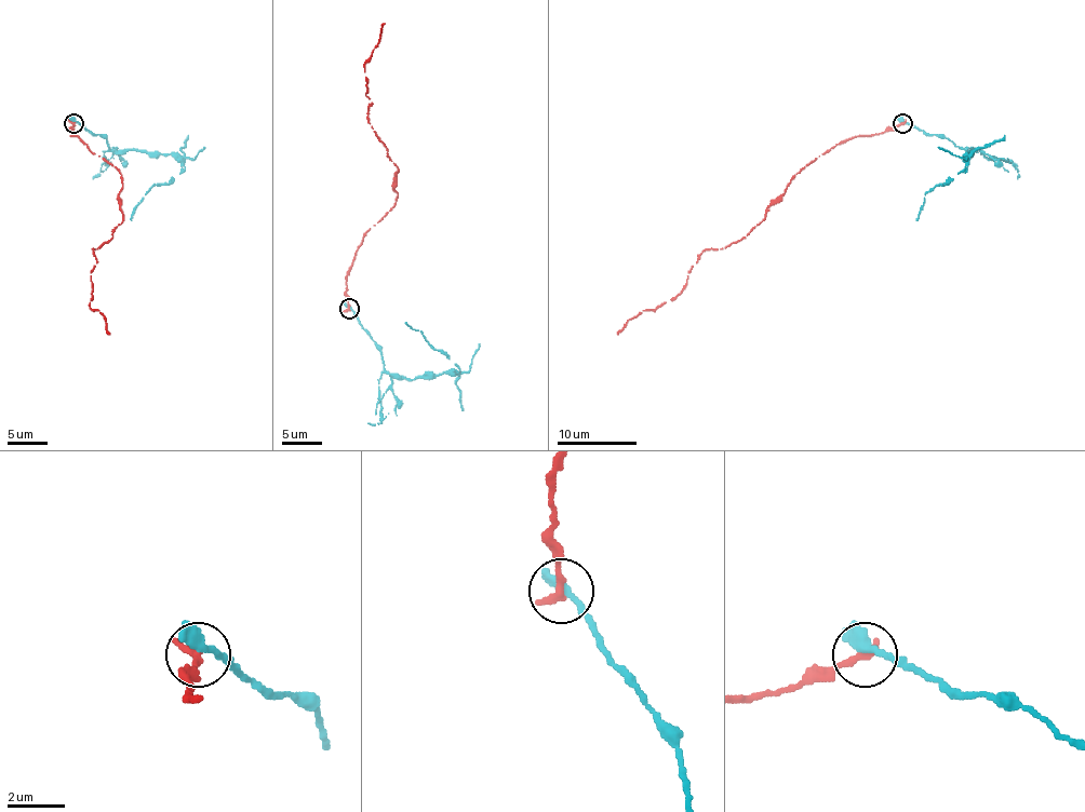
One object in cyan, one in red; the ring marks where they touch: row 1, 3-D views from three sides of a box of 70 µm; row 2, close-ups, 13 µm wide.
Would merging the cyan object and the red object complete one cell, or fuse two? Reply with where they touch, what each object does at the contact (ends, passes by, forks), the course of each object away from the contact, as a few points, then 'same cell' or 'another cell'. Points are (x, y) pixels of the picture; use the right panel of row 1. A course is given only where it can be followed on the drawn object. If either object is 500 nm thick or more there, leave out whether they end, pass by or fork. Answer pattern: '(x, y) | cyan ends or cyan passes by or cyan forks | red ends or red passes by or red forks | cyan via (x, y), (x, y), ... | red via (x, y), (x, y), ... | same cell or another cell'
(902, 123) | cyan ends | red ends | cyan via (901, 122), (927, 134), (937, 134), (965, 149), (973, 149), (967, 153), (961, 171), (924, 197), (915, 220) | red via (901, 124), (827, 149), (794, 175), (761, 222), (704, 251), (686, 286), (617, 334) | another cell

